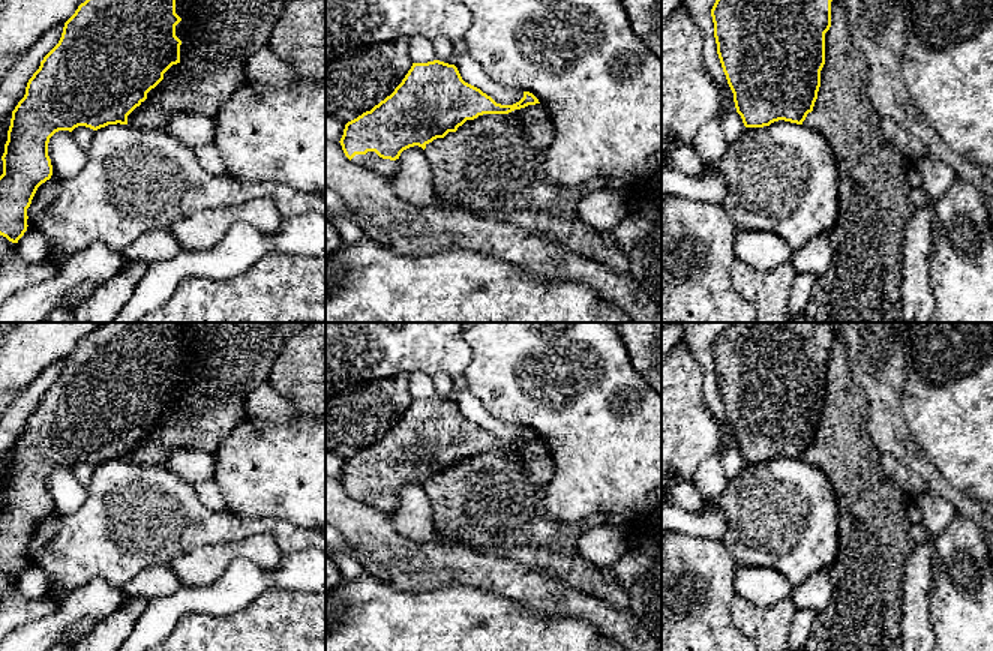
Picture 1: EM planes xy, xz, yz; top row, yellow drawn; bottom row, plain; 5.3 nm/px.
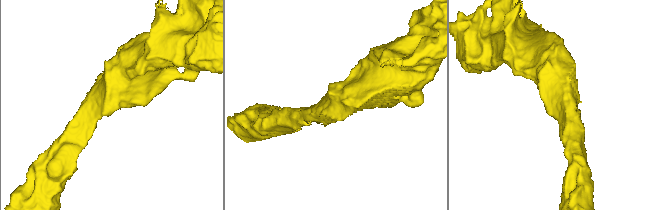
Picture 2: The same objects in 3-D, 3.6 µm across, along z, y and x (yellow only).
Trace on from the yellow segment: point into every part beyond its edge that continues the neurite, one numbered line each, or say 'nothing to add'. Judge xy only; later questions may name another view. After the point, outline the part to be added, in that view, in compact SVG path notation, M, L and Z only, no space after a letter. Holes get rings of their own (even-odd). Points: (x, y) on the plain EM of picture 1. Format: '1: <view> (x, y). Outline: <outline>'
nothing to add

